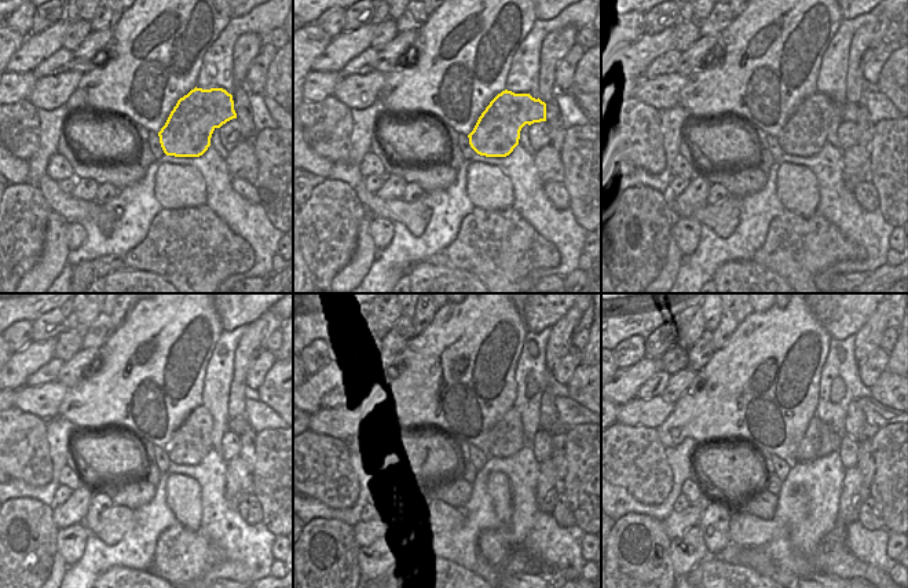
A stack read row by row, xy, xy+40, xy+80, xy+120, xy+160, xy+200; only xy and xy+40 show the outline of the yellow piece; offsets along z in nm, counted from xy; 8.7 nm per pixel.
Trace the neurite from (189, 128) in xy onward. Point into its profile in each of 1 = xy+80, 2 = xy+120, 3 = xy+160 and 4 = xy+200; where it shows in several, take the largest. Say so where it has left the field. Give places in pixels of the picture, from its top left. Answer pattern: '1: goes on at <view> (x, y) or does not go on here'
1: goes on at xy+80 (805, 134)
2: goes on at xy+120 (191, 442)
3: goes on at xy+160 (506, 438)
4: goes on at xy+200 (820, 439)

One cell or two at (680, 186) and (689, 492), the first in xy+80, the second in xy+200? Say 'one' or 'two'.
two

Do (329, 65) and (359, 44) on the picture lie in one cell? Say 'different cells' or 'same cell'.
same cell

